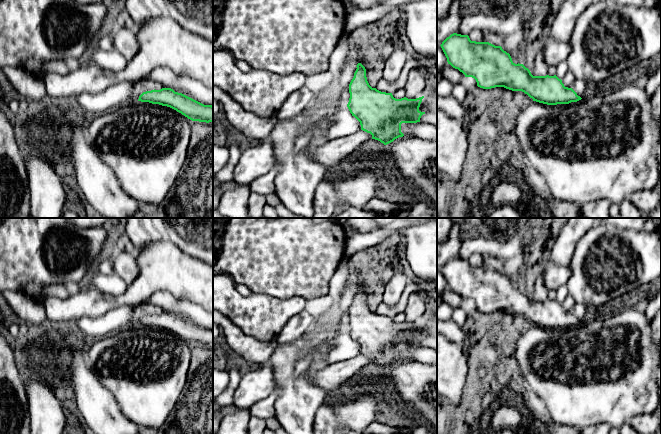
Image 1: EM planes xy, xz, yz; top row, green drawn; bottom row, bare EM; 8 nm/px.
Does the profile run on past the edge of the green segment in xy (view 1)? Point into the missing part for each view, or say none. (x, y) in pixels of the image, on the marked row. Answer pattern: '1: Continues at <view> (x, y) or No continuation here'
1: No continuation here

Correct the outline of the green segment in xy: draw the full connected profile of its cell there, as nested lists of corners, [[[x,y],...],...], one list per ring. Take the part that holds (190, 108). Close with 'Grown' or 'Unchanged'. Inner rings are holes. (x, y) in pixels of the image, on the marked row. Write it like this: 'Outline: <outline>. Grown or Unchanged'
Outline: [[[171,88],[143,92],[138,101],[170,107],[192,121],[213,122],[212,105],[204,105]]]. Unchanged

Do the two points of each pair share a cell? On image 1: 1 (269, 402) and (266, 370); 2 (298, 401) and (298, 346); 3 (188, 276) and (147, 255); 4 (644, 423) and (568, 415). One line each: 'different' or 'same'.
1: different
2: same
3: same
4: different

